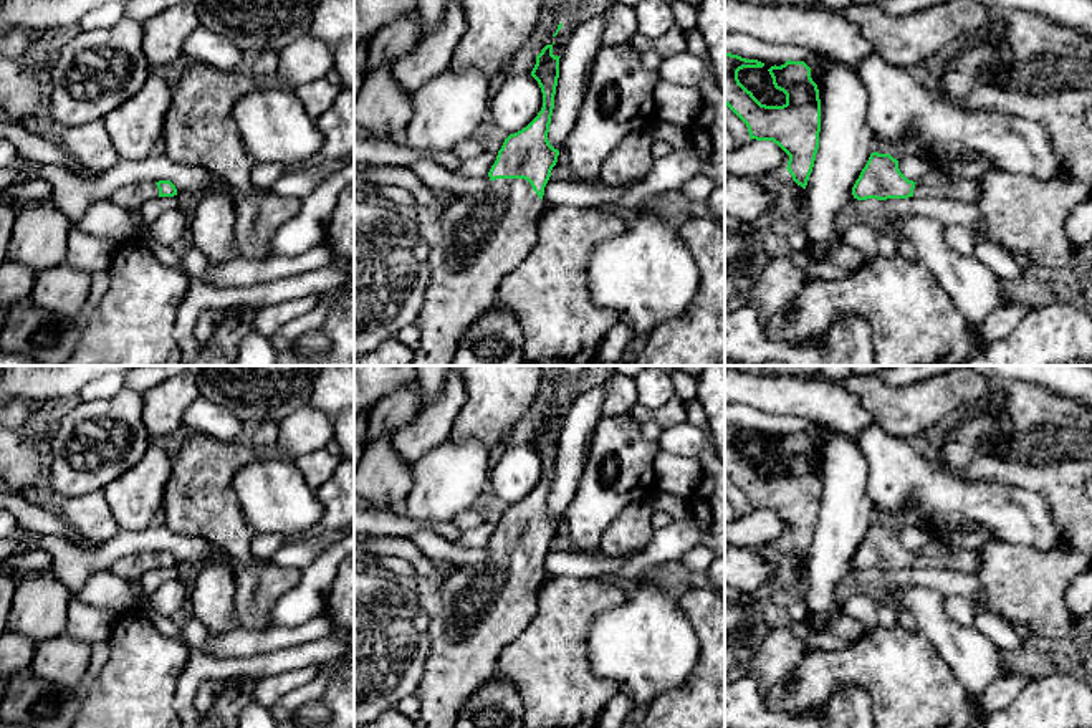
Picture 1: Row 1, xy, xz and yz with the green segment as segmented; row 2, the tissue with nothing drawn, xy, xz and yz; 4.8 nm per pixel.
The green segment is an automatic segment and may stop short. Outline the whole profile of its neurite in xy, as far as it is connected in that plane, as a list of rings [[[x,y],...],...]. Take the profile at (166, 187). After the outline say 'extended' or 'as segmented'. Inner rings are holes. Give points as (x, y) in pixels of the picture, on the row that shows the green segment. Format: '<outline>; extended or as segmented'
[[[170,180],[134,182],[114,192],[109,199],[127,210],[141,208],[149,199],[174,197],[177,189]]]; extended

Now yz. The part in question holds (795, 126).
[[[725,53],[725,104],[746,124],[750,139],[773,141],[788,156],[793,180],[806,189],[819,149],[821,99],[811,68],[788,60],[768,71],[776,89],[786,94],[783,106],[761,104],[738,79],[743,68],[763,68],[758,60]]]; as segmented

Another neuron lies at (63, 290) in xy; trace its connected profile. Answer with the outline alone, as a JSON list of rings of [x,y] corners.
[[[63,261],[51,270],[36,273],[28,303],[68,318],[78,318],[89,286],[89,273]]]

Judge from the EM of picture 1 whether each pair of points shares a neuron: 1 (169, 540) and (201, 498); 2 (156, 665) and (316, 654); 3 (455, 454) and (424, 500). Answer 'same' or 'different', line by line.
1: different
2: different
3: same

